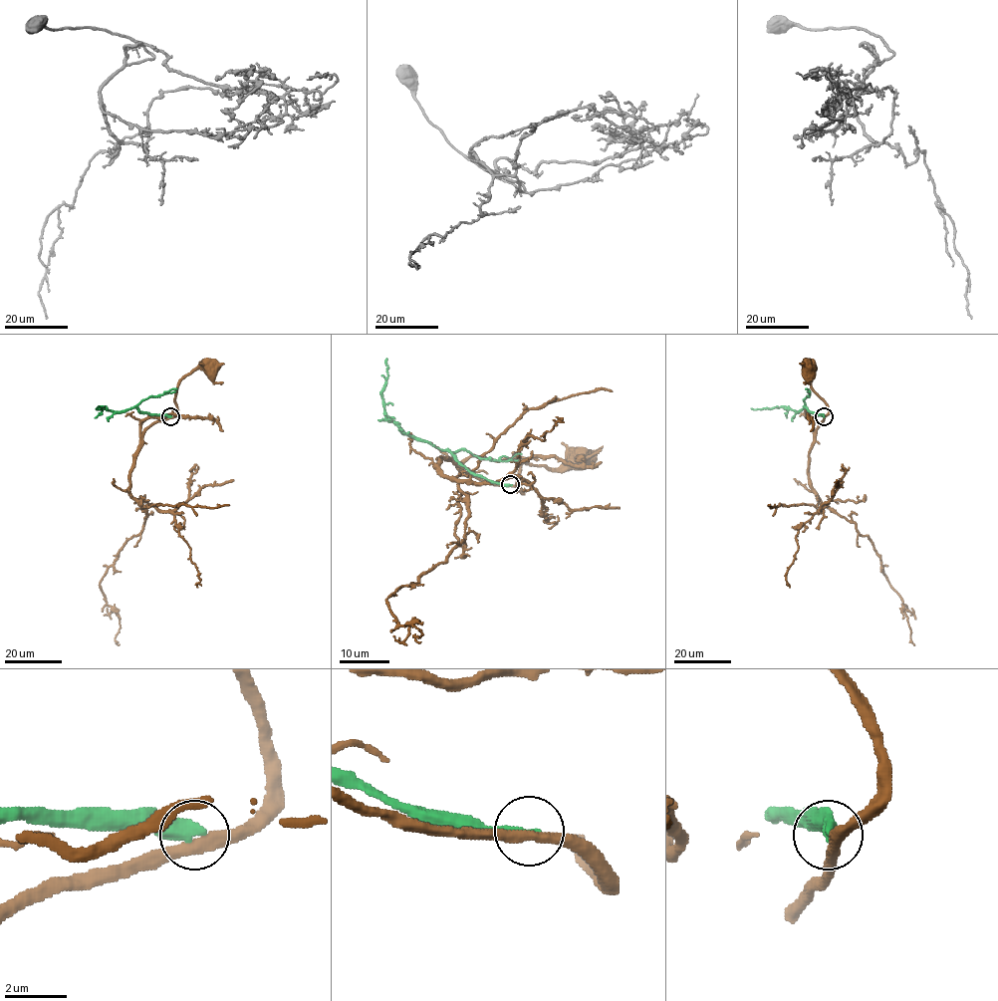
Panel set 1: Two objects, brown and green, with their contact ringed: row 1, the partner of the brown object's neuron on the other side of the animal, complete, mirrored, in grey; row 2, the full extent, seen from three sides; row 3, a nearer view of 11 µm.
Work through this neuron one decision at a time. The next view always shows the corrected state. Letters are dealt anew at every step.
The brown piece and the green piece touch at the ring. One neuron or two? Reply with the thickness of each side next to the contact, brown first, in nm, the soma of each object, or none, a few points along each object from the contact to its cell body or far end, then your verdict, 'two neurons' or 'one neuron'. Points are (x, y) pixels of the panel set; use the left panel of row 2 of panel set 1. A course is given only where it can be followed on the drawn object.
360/480 nm | brown (209, 366) | green none | brown via (170, 417), (177, 413), (174, 396), (178, 382), (199, 367), (210, 367) | green via (170, 416), (141, 413), (135, 407), (124, 411), (100, 408) | two neurons

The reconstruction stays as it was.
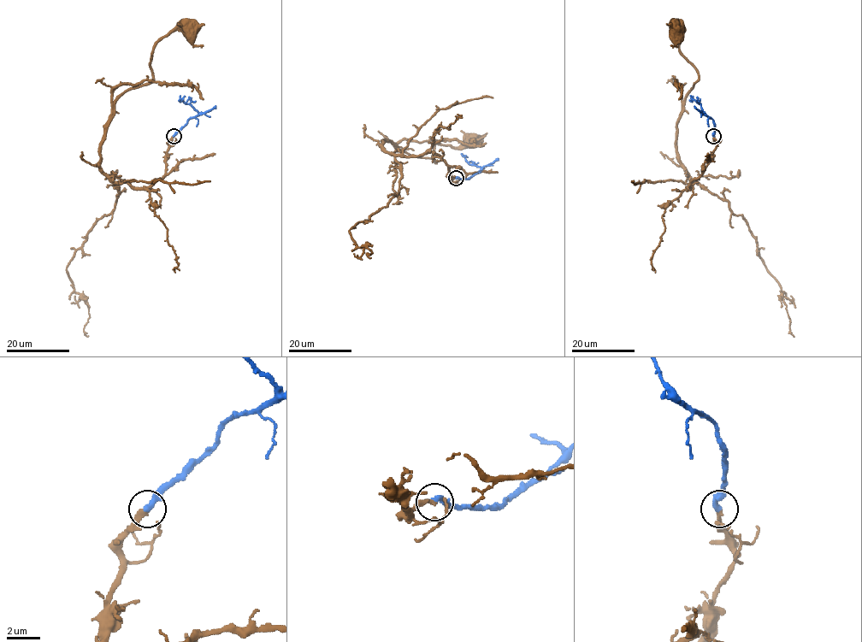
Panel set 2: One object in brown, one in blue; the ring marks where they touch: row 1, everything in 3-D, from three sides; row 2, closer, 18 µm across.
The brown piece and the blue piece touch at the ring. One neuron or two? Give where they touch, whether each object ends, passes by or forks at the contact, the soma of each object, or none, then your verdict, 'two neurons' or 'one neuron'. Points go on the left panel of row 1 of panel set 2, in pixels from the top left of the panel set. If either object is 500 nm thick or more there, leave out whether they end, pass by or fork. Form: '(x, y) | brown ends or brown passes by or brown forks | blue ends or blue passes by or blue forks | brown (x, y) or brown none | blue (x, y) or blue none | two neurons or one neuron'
(174, 136) | brown passes by | blue ends | brown (188, 27) | blue none | one neuron

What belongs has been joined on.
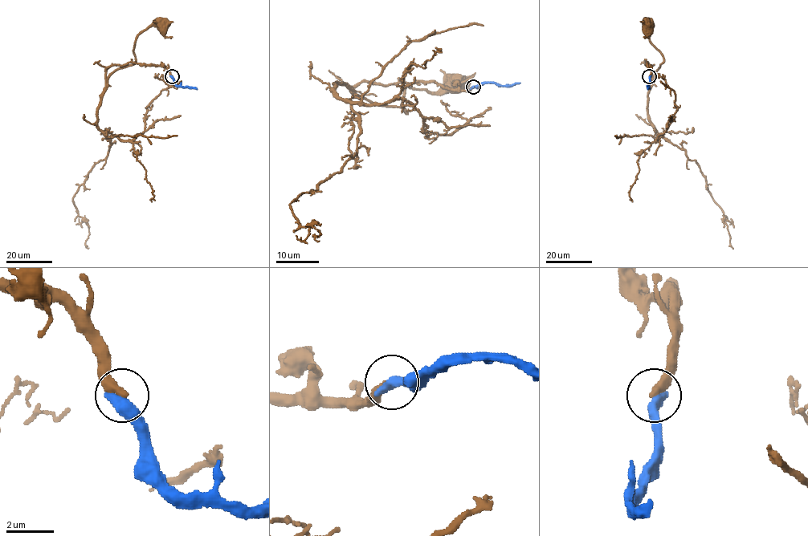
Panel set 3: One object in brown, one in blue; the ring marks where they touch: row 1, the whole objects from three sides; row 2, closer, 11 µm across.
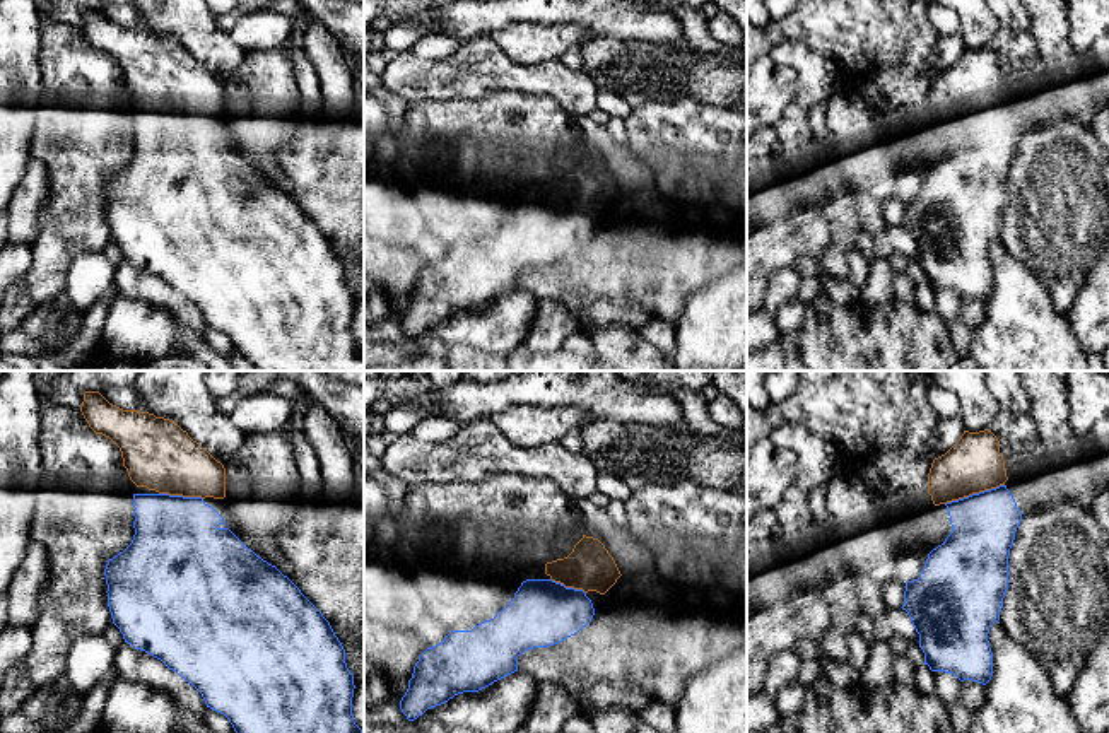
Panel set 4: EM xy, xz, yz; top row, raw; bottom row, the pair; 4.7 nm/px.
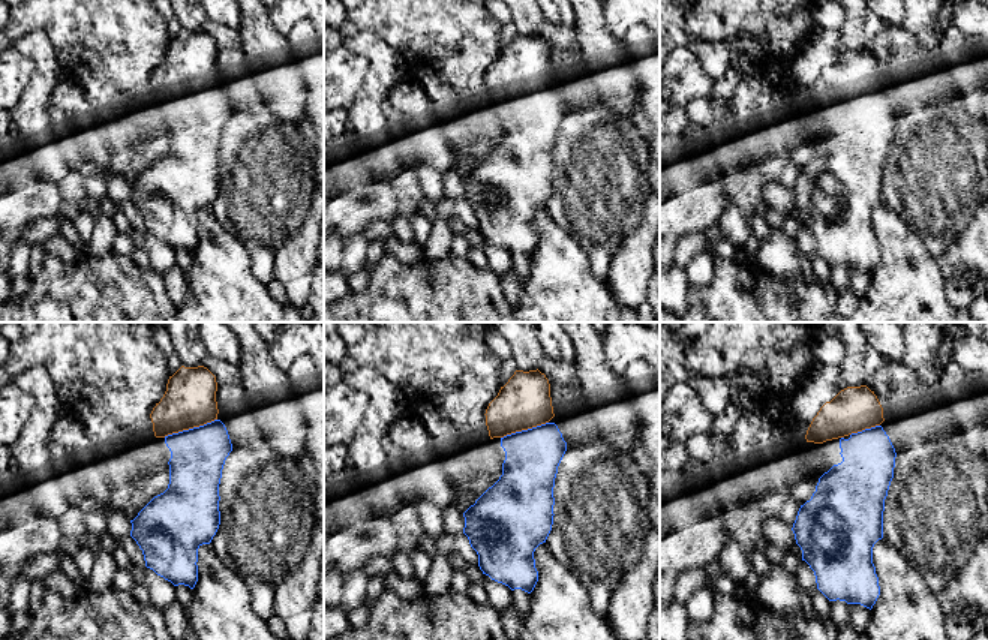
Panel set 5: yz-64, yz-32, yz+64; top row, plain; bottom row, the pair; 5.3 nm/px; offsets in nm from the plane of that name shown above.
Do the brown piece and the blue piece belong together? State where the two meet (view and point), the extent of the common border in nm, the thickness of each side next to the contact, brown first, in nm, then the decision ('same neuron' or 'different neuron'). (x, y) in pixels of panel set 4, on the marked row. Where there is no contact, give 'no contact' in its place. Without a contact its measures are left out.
meets brown in yz at (974, 492); contact 300 nm long; 260 nm thick on the brown side, 300 nm on the other; same neuron

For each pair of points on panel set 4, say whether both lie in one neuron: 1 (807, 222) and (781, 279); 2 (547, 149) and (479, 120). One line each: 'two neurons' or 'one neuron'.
1: two neurons
2: one neuron

